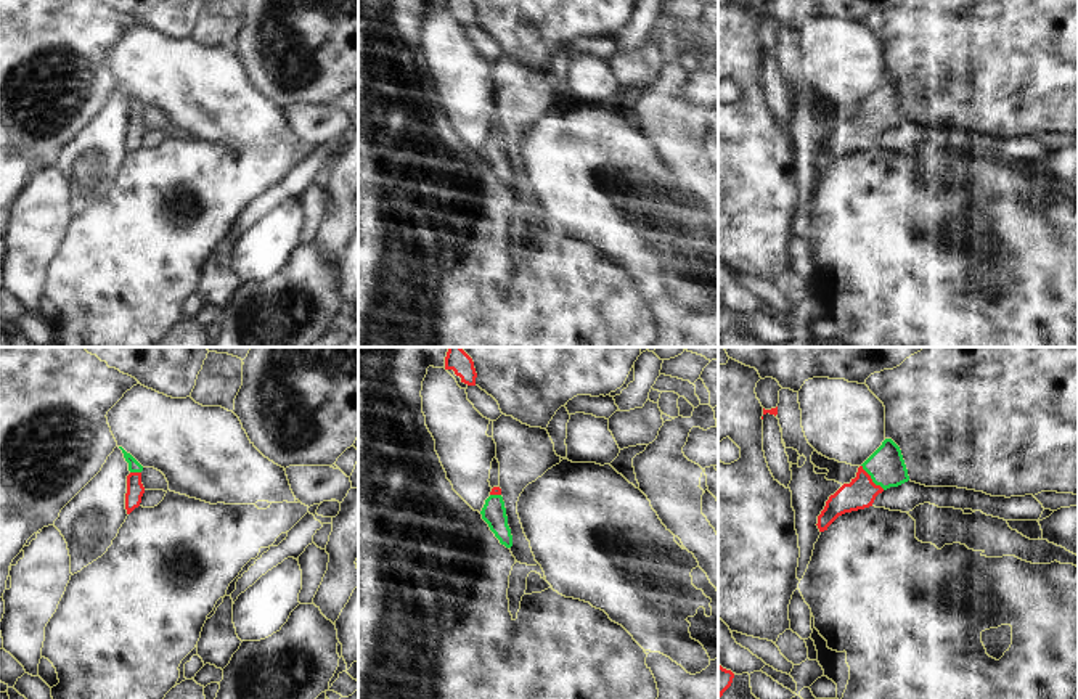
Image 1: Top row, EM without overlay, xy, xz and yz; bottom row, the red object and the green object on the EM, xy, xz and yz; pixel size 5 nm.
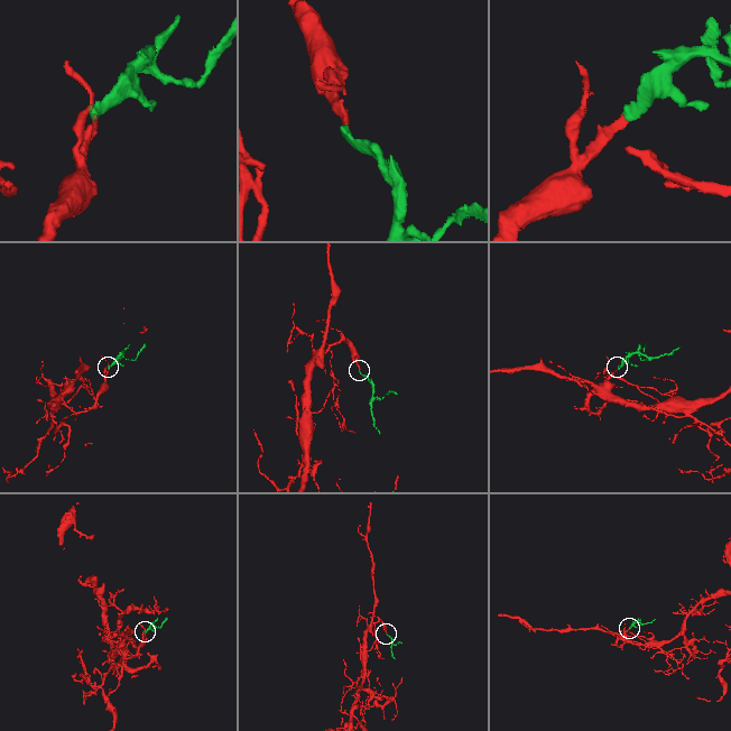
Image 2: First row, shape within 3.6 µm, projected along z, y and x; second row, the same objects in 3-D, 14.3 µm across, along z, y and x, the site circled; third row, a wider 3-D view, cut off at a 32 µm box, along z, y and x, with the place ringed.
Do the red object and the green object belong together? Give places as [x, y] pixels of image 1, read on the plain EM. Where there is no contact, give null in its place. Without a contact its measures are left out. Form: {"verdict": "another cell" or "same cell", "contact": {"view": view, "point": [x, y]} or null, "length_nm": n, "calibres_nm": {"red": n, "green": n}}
{"verdict": "same cell", "contact": {"view": "yz", "point": [871, 119]}, "length_nm": 170, "calibres_nm": {"red": 150, "green": 190}}

